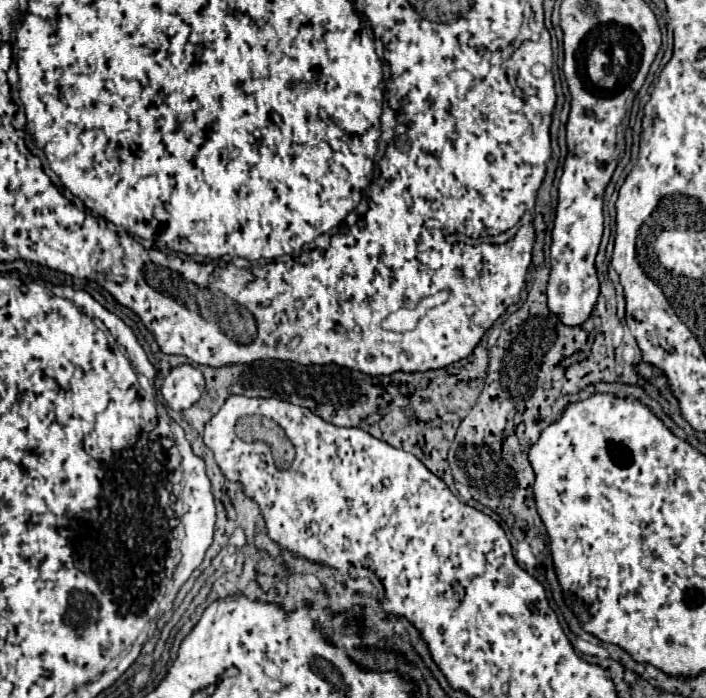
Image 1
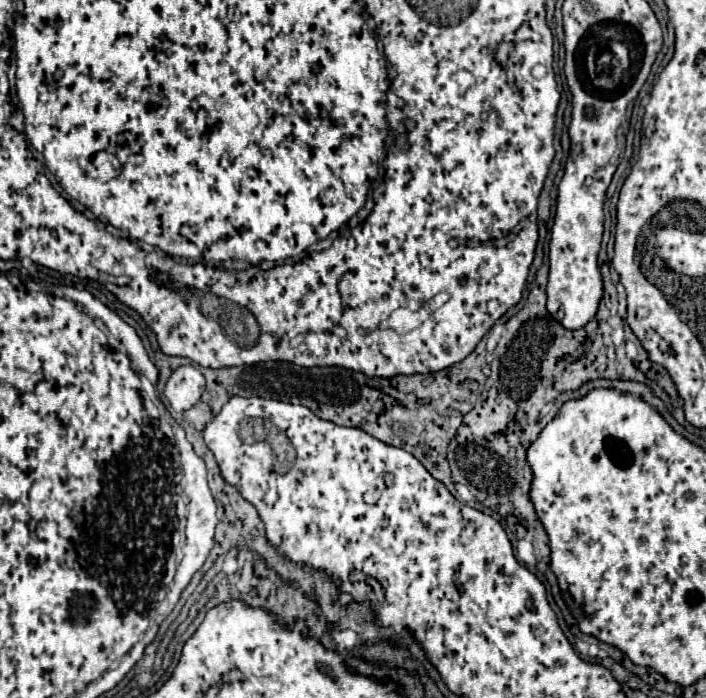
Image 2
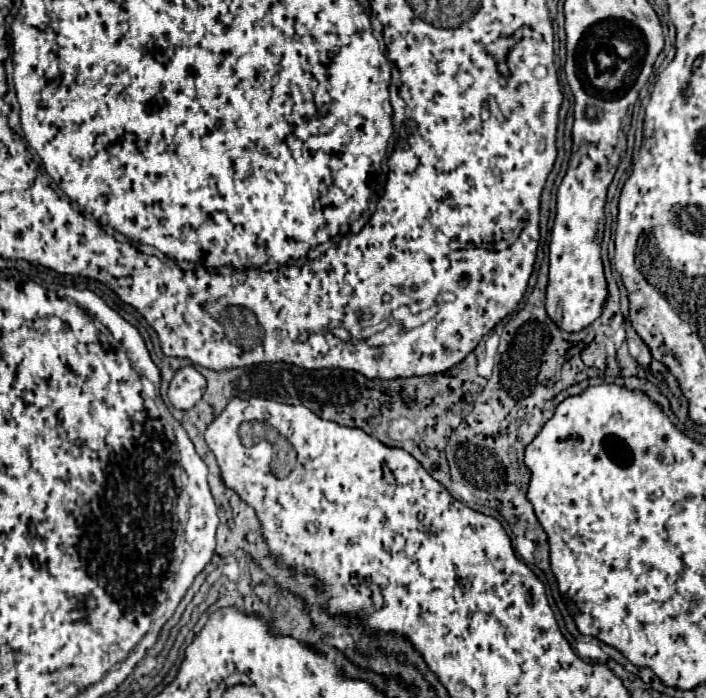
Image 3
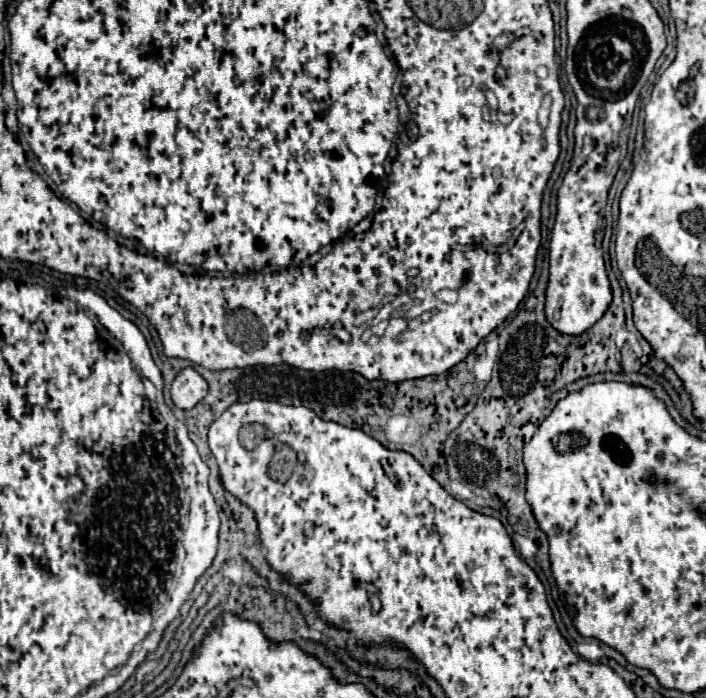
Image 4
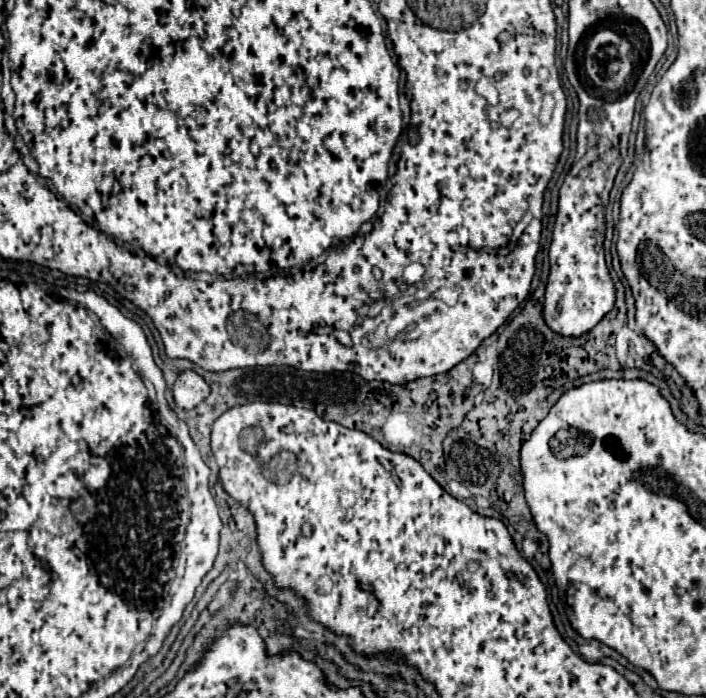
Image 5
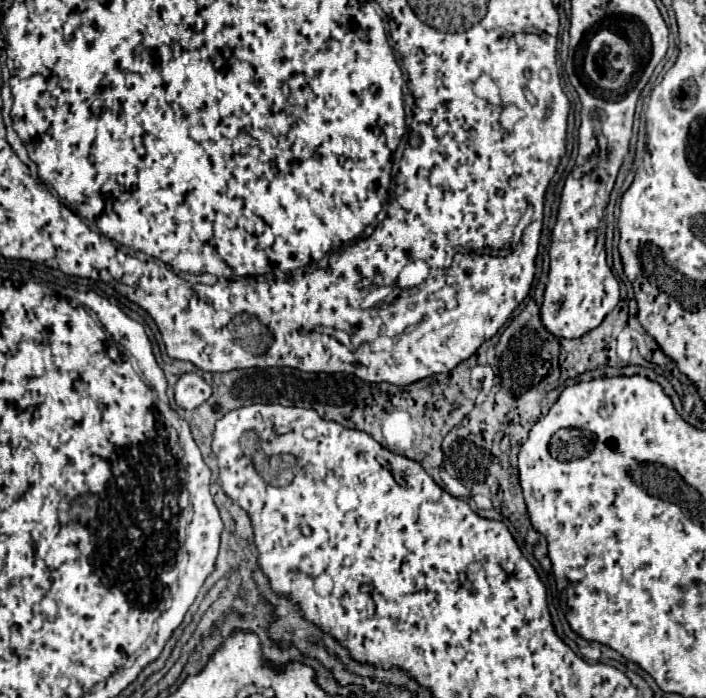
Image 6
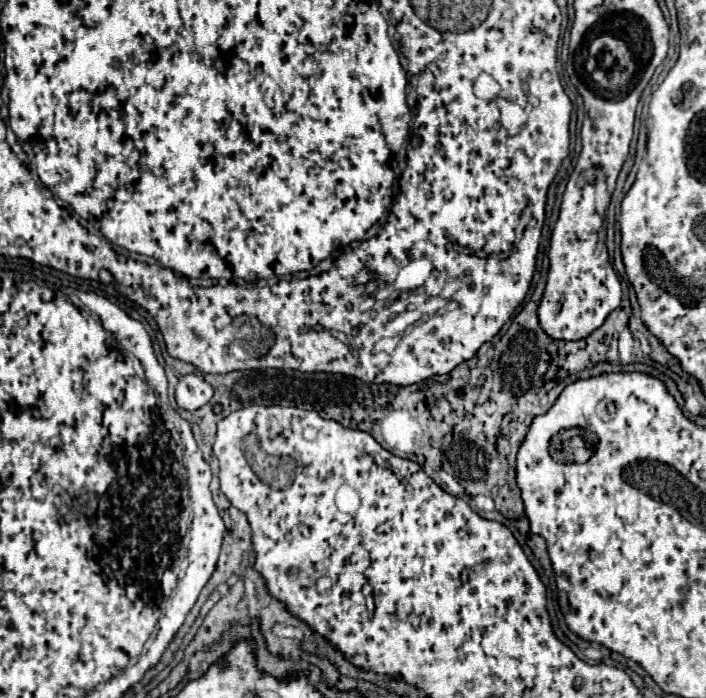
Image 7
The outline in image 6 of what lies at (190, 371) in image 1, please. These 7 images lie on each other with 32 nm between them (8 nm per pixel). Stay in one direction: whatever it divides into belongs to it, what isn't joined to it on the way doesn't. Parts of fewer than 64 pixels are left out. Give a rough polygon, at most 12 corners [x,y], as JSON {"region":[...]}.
{"region":[[194,372],[182,374],[176,404],[196,410],[212,396],[206,380]]}

